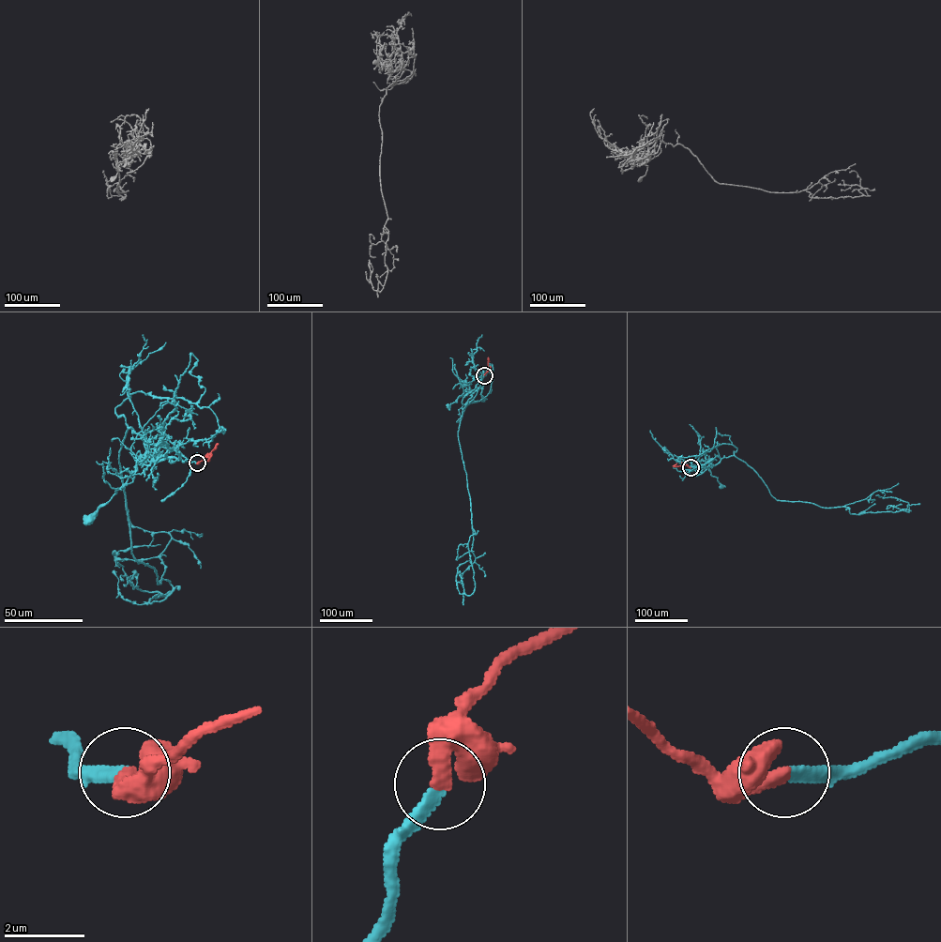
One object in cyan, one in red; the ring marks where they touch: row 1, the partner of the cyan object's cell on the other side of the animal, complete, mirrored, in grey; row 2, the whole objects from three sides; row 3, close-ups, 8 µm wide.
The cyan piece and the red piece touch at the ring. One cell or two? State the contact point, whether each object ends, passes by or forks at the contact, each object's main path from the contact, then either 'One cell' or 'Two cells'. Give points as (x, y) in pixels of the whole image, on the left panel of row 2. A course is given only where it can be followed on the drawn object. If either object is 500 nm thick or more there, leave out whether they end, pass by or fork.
Place: (197, 463). At the ring cyan ends. At the ring red ends. Course of cyan: (197, 463), (160, 431), (148, 431), (144, 447), (151, 457), (159, 452), (157, 445), (141, 455), (89, 519). Course of red: (197, 463), (205, 456), (209, 460), (212, 450). One cell

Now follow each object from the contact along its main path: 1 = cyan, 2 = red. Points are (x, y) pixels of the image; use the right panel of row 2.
1: (690, 467), (705, 464), (719, 457), (720, 461), (714, 465), (707, 463), (711, 475), (718, 478), (720, 486)
2: (690, 467), (673, 466), (676, 463)

